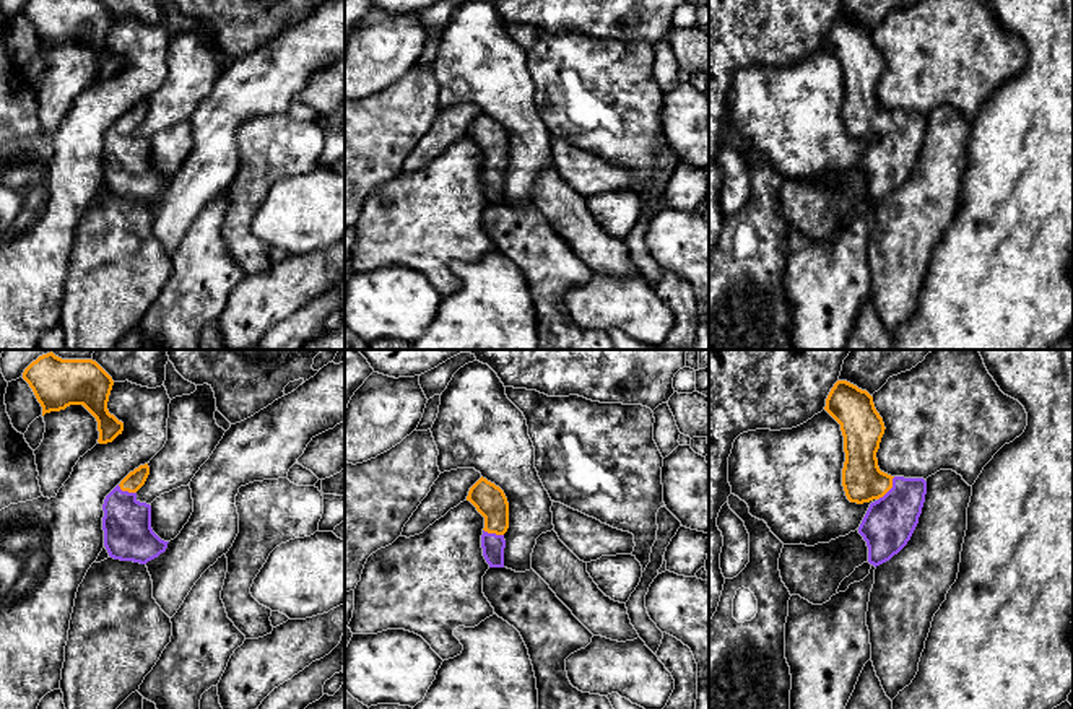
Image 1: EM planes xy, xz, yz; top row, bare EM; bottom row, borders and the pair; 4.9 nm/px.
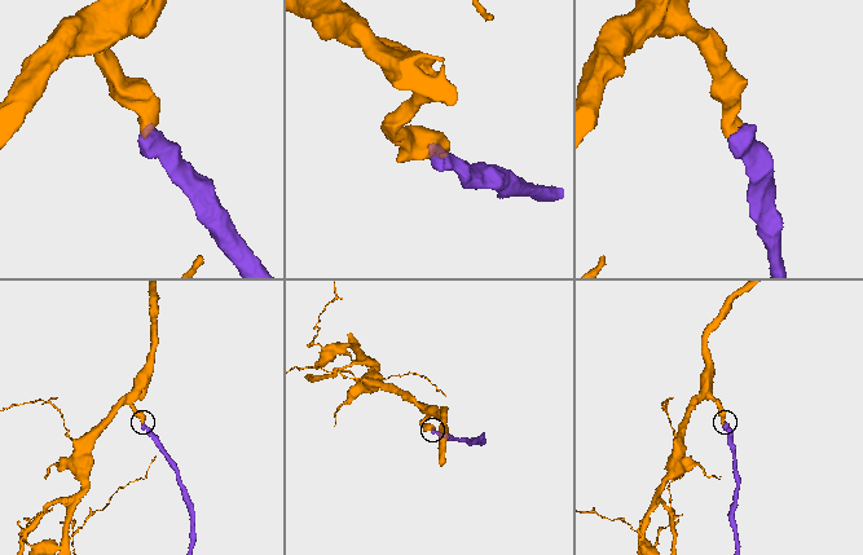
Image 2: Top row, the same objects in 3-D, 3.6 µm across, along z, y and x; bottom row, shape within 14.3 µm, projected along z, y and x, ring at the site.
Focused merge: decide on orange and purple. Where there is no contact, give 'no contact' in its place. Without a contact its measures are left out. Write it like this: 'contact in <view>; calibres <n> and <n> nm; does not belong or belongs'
contact in yz; calibres 200 and 260 nm; belongs

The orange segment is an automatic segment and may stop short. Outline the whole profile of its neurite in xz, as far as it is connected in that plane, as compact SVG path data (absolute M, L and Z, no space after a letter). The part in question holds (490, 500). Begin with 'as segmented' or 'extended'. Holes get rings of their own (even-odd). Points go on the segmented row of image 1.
extended; M481 476L470 488L467 501L484 517L481 548L486 563L489 568L504 568L504 533L509 528L509 502L504 491Z

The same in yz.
extended; M837 381L824 410L841 424L844 436L845 496L850 502L870 504L858 533L867 542L868 563L876 568L910 540L925 502L927 481L880 470L876 452L886 428L867 390Z

